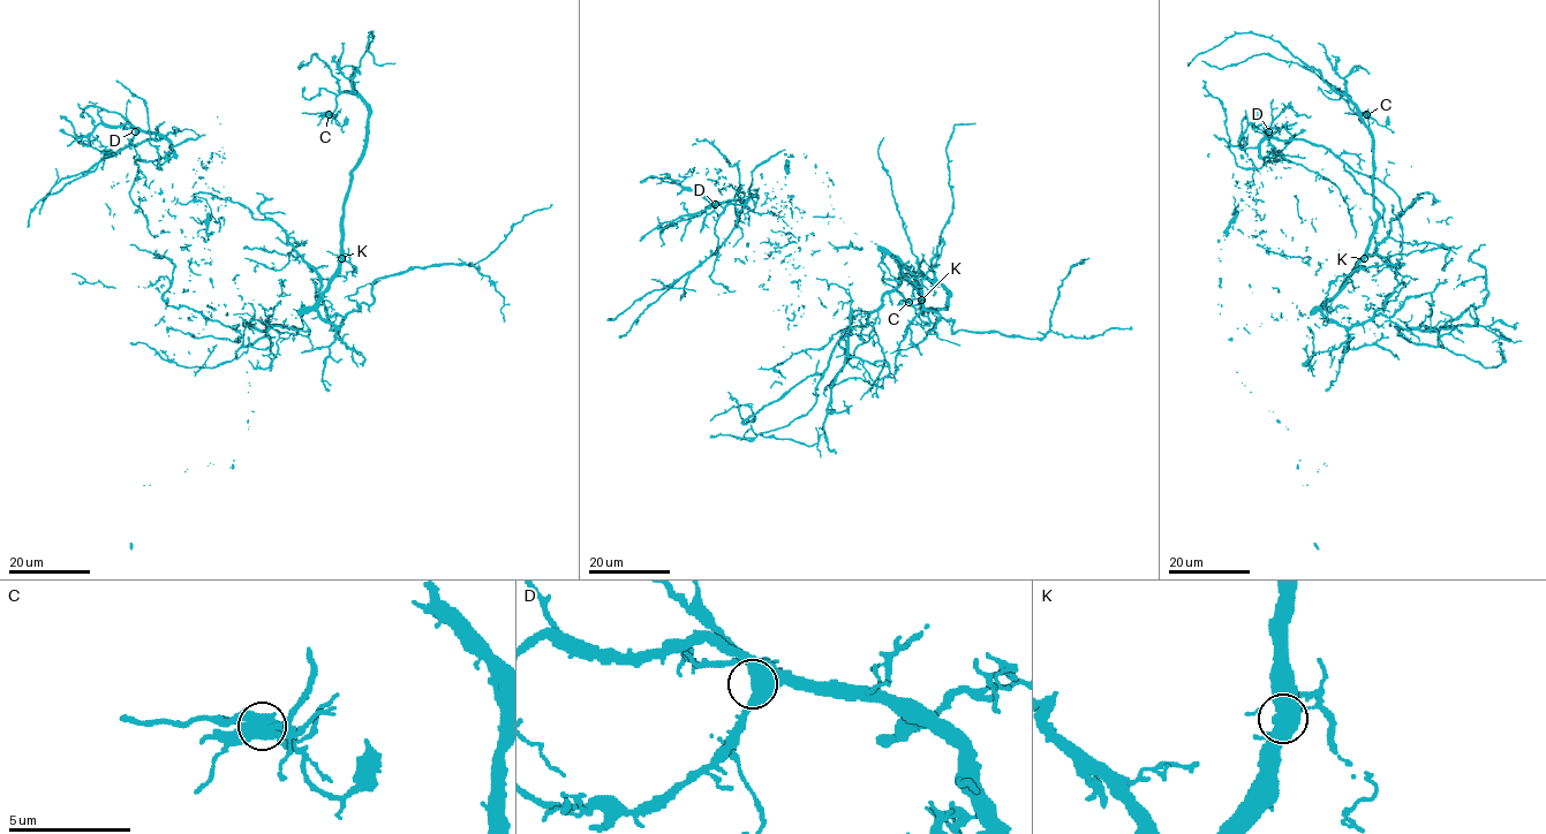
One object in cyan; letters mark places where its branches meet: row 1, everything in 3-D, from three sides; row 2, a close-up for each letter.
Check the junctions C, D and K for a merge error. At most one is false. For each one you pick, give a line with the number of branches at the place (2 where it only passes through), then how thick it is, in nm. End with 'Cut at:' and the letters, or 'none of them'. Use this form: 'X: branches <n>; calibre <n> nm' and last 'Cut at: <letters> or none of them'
C: branches 4; calibre 500 nm
Cut at: C

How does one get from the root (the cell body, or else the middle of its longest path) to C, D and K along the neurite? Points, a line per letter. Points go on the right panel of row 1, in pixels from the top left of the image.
C: (1281, 313), (1314, 313), (1365, 252), (1378, 217), (1373, 139), (1340, 93), (1366, 114)
D: (1281, 313), (1322, 289), (1307, 247), (1281, 256), (1257, 236), (1247, 188), (1268, 131)
K: (1281, 313), (1281, 317), (1287, 319), (1314, 313), (1339, 292), (1364, 258)

